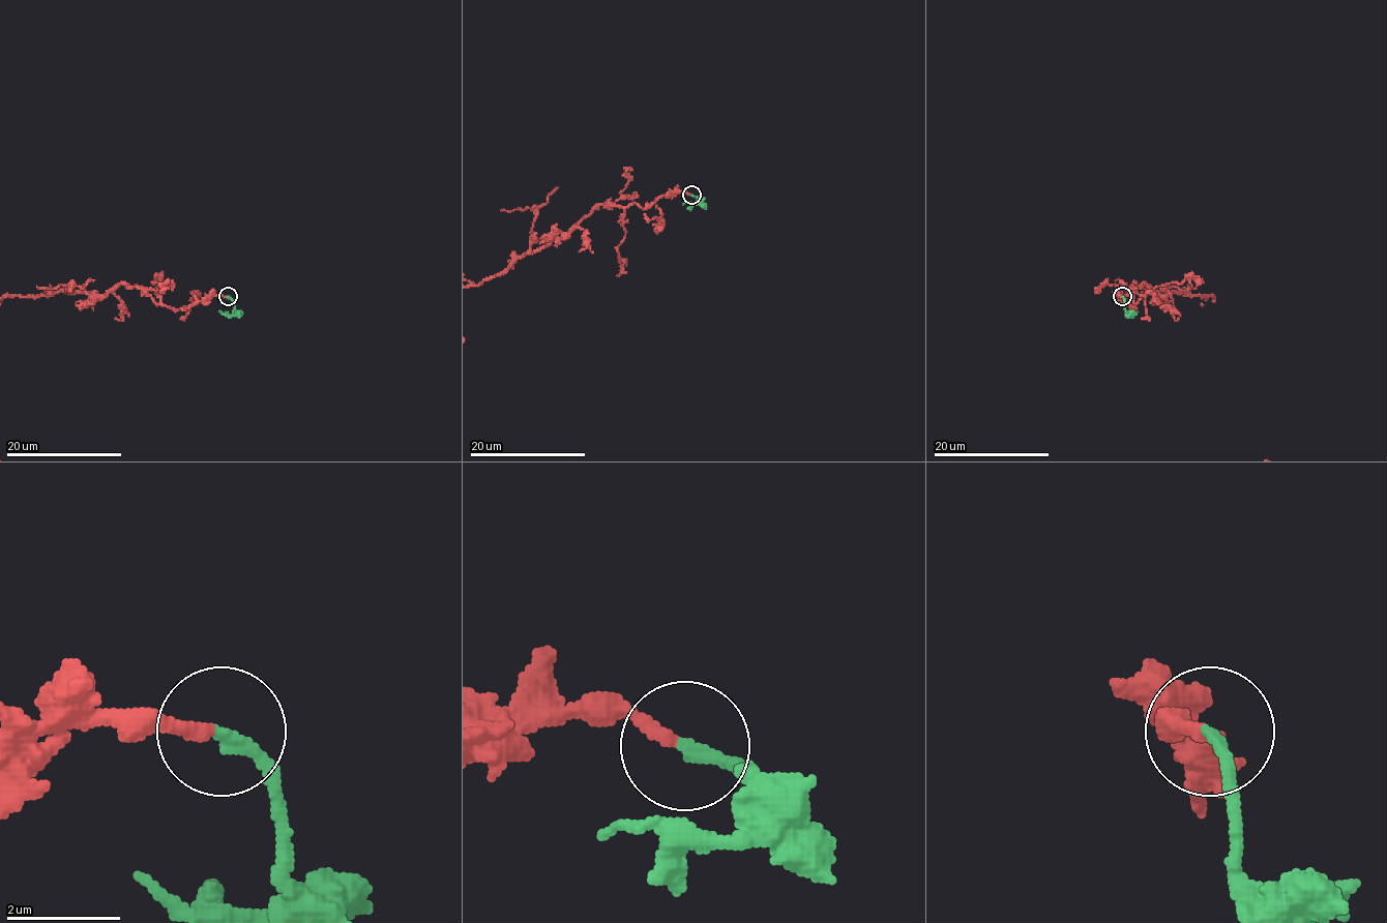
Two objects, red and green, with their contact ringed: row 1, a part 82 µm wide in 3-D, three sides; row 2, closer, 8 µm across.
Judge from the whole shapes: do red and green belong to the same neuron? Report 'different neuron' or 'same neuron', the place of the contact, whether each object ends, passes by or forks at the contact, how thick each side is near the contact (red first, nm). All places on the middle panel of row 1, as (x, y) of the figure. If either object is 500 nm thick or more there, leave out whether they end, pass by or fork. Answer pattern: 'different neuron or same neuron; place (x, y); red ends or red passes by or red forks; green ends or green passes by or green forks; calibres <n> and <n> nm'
same neuron; place (691, 195); red ends; green ends; calibres 240 and 240 nm

